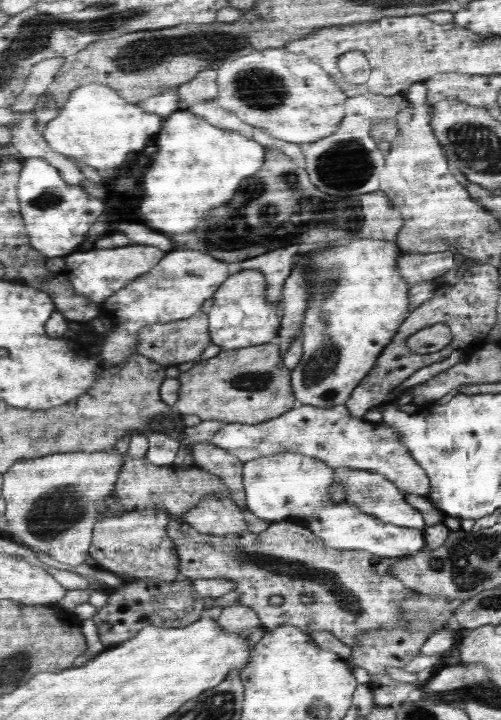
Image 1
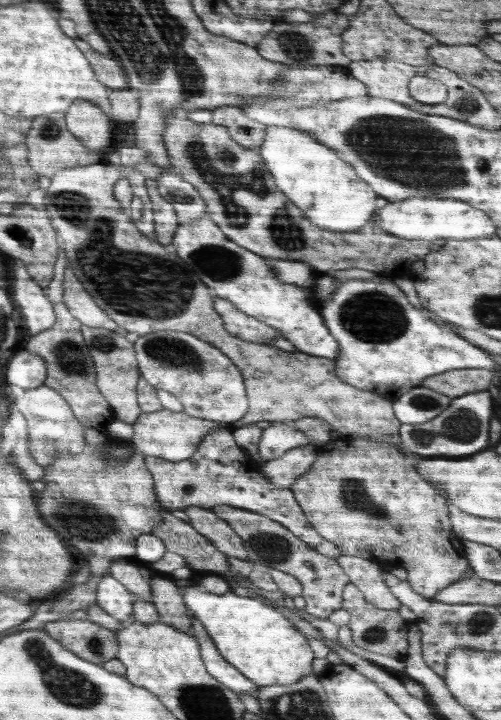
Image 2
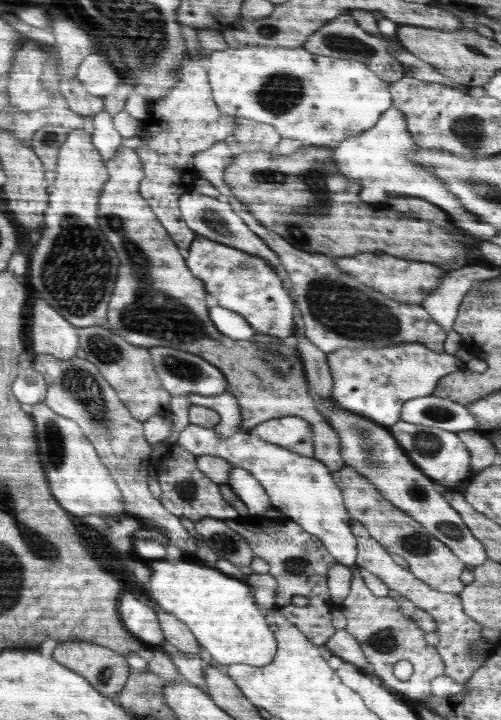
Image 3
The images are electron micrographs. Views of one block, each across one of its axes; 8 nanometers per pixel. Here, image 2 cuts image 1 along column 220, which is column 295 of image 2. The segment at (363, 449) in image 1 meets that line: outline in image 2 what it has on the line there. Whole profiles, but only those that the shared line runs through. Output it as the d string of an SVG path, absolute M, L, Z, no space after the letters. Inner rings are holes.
M273 422L261 432L257 450L262 459L269 461L281 457L288 450L309 443L312 445L306 434L296 430L292 423Z

